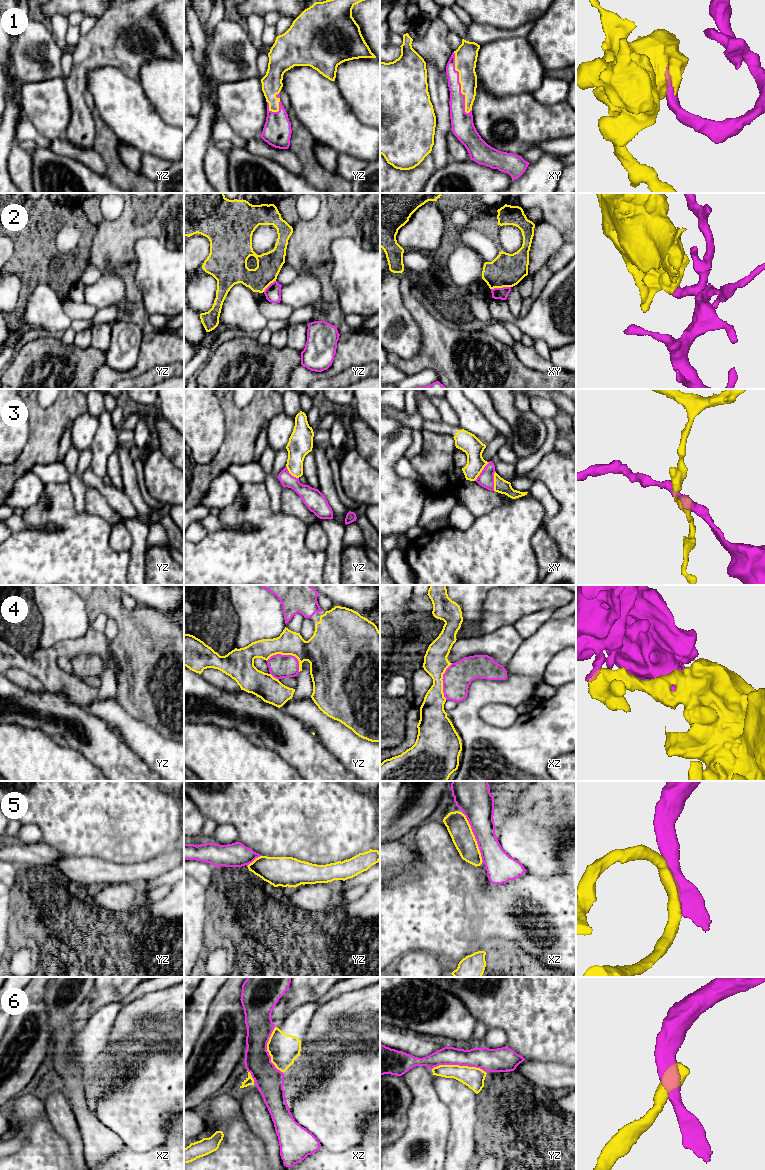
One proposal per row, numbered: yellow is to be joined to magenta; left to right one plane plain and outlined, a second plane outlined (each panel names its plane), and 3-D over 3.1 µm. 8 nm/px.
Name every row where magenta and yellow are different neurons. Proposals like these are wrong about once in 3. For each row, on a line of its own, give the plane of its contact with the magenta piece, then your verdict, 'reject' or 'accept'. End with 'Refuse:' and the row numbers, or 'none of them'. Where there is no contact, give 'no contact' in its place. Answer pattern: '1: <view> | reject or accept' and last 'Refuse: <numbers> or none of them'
1: xy | accept
2: xy | reject
3: xy | reject
4: yz | accept
5: xz | accept
6: yz | reject
Refuse: 2, 3, 6

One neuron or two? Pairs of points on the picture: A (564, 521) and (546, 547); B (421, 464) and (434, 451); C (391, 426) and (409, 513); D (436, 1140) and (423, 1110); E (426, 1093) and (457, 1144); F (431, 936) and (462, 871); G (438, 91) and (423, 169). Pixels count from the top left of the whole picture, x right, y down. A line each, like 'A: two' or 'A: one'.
A: two
B: one
C: two
D: one
E: two
F: one
G: two

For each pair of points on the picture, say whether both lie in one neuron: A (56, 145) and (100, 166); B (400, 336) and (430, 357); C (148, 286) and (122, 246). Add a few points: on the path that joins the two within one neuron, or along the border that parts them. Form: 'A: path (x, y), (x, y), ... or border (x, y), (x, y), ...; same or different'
A: path (67, 148), (89, 157); same
B: border (419, 327), (420, 350), (409, 358), (397, 356); different
C: border (134, 260), (136, 263), (135, 282), (141, 292); different

